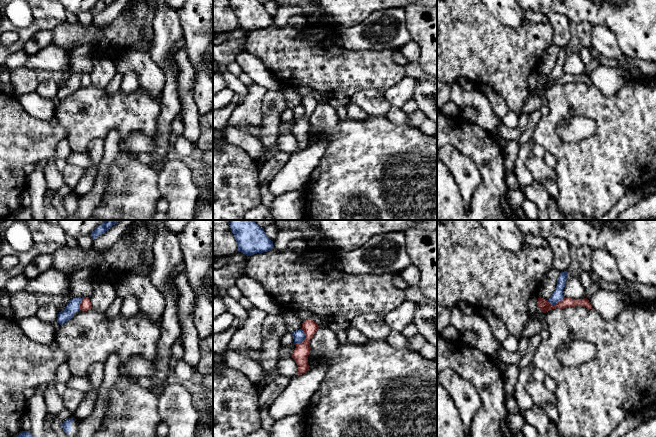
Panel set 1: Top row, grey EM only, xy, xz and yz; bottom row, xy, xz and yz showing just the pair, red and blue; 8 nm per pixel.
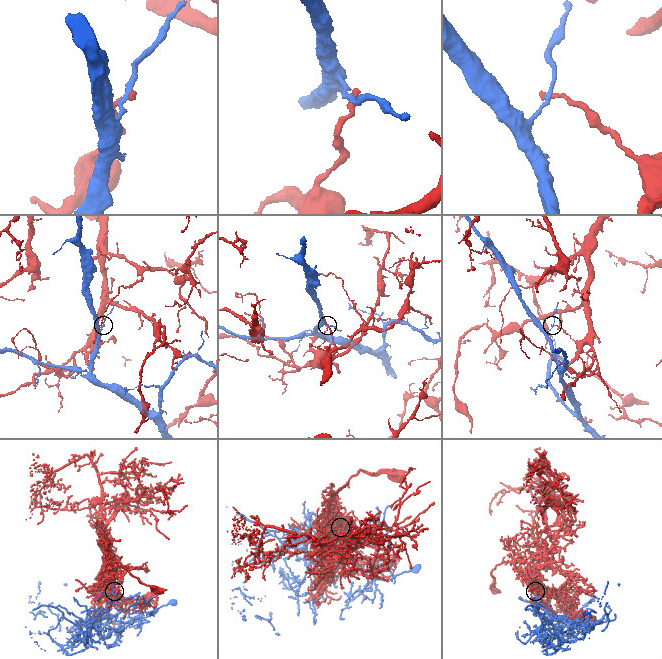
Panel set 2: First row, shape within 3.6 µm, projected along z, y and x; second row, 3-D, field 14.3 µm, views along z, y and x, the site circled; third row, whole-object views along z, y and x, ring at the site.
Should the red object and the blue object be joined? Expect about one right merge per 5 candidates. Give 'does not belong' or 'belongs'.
does not belong

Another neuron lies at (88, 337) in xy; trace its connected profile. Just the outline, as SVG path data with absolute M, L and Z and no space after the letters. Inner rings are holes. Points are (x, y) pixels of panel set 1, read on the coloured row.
M90 309L76 312L70 320L60 325L56 331L55 345L66 353L71 375L85 377L88 376L88 368L92 364L105 364L112 353L119 356L119 365L134 356L141 356L153 364L160 336L161 318L152 319L138 312L132 317L119 314L113 319L107 319L105 313Z

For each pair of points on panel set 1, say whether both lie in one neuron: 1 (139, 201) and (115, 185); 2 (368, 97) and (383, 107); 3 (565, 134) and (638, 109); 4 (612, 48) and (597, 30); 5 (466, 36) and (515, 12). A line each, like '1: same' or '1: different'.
1: same
2: same
3: different
4: same
5: different

